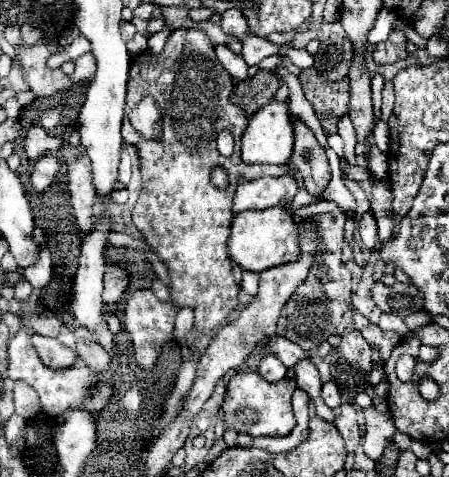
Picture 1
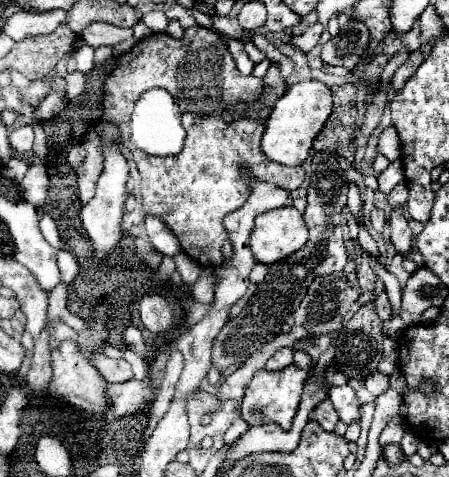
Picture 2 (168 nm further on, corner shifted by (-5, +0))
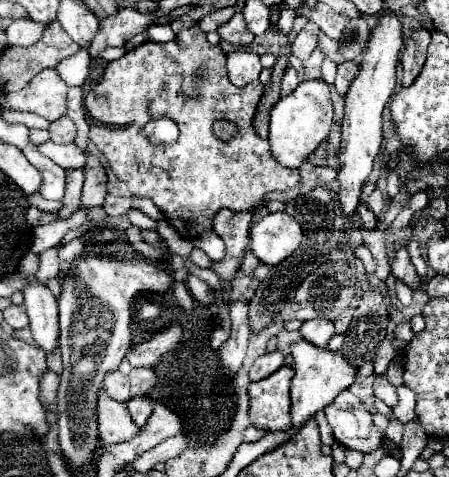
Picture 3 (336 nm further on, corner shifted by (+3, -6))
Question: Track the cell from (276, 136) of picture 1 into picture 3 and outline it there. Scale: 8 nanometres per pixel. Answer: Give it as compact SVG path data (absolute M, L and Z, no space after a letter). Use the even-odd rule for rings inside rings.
M306 80L292 94L278 100L270 112L270 146L274 158L286 168L298 168L328 138L334 122L330 88L324 80Z

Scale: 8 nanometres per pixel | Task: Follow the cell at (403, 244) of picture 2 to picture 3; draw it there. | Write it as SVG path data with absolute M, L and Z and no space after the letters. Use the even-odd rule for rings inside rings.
M400 248L400 250L396 252L396 258L394 258L394 262L392 262L392 274L394 274L394 278L402 280L404 284L408 284L408 286L414 288L414 290L422 286L422 280L420 280L420 276L416 274L414 264L412 264L410 254L408 254L406 248Z

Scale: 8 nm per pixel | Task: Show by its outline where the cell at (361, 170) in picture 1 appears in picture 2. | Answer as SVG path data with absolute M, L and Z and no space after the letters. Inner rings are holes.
M394 160L394 162L390 162L390 166L384 172L380 172L380 176L378 176L378 190L384 192L384 194L388 194L402 180L404 180L402 162Z

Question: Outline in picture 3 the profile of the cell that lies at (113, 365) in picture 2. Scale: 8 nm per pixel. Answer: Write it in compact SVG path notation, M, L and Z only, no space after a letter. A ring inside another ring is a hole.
M112 372L104 380L104 390L118 402L128 402L130 396L130 380L120 372Z

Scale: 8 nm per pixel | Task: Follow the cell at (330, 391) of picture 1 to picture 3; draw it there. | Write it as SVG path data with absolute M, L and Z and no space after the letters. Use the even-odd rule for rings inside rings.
M350 390L340 392L332 404L324 408L336 442L350 450L370 454L382 448L386 434L372 424L372 414Z

